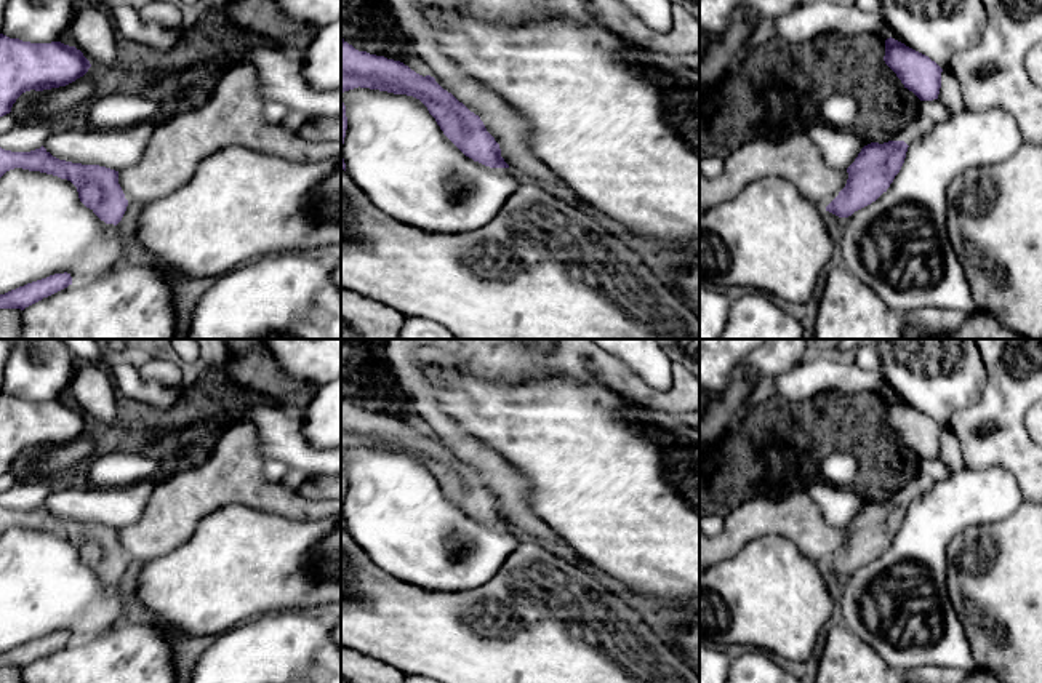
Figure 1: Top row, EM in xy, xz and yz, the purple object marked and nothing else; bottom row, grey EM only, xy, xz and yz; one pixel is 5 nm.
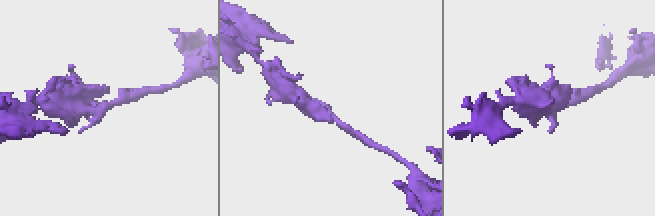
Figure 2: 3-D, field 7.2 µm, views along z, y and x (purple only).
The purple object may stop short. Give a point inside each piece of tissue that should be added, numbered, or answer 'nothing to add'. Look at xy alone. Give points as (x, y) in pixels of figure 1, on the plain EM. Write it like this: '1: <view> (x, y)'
1: xy (232, 474)

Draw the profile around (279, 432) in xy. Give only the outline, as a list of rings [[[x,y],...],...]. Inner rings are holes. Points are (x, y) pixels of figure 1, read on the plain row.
[[[253,405],[245,408],[243,422],[256,430],[264,461],[280,461],[291,472],[306,472],[311,480],[341,473],[341,446],[328,451],[312,448],[298,414],[277,405]]]

